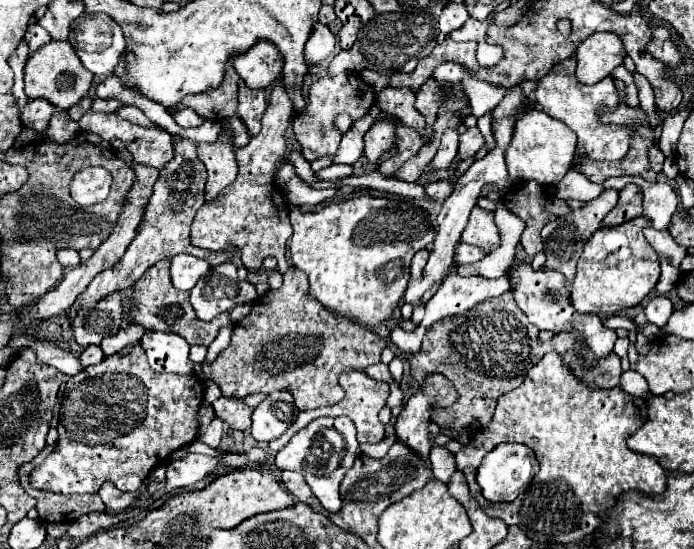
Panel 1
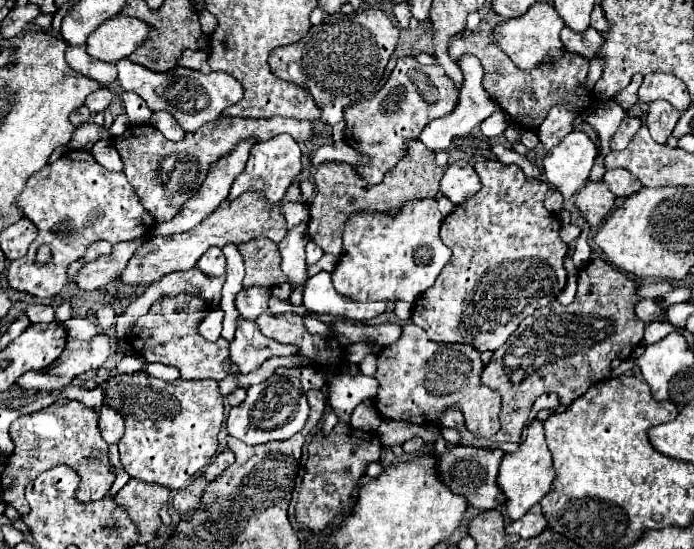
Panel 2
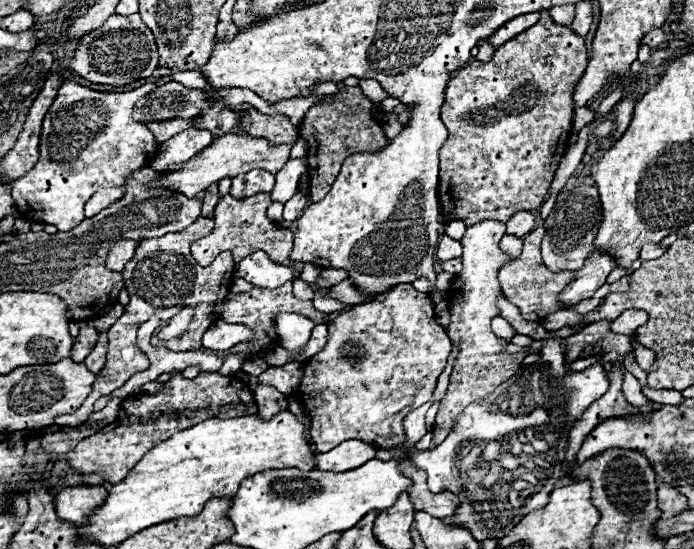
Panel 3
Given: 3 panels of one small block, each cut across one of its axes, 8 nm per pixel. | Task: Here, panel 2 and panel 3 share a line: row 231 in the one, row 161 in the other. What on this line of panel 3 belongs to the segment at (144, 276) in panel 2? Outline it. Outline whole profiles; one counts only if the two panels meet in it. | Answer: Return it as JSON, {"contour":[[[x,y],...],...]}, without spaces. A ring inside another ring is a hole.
{"contour":[[[224,134],[216,138],[206,150],[202,150],[202,154],[198,154],[198,158],[194,158],[194,162],[186,166],[186,170],[168,170],[166,176],[160,180],[160,184],[152,184],[152,186],[162,186],[174,192],[182,192],[188,198],[196,198],[210,184],[216,184],[226,176],[234,178],[252,168],[264,168],[276,174],[288,162],[288,158],[290,158],[290,144],[272,146],[266,138],[254,138],[246,134]]]}

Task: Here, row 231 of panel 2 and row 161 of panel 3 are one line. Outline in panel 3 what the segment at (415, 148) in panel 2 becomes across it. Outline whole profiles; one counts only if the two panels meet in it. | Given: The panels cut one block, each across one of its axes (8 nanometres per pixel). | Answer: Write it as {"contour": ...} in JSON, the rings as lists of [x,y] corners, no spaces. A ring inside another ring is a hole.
{"contour":[[[344,86],[334,94],[334,98],[326,98],[310,108],[310,112],[300,122],[300,138],[308,140],[316,154],[308,156],[310,162],[310,198],[312,202],[320,202],[334,184],[338,170],[354,152],[380,152],[382,146],[388,144],[388,136],[382,130],[382,120],[376,120],[372,114],[374,102],[362,94],[358,86]]]}

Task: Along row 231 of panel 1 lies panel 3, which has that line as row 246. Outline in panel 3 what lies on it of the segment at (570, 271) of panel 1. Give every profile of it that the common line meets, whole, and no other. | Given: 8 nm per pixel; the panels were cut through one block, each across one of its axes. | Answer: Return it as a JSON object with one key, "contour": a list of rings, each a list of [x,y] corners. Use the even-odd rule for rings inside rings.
{"contour":[[[578,186],[578,188],[572,188],[570,192],[560,192],[552,212],[544,220],[544,228],[546,228],[546,234],[544,234],[544,240],[542,240],[544,264],[550,270],[580,270],[584,266],[584,260],[596,248],[594,238],[596,238],[596,232],[600,228],[600,222],[602,222],[602,204],[600,204],[600,196],[598,196],[596,186]]]}

